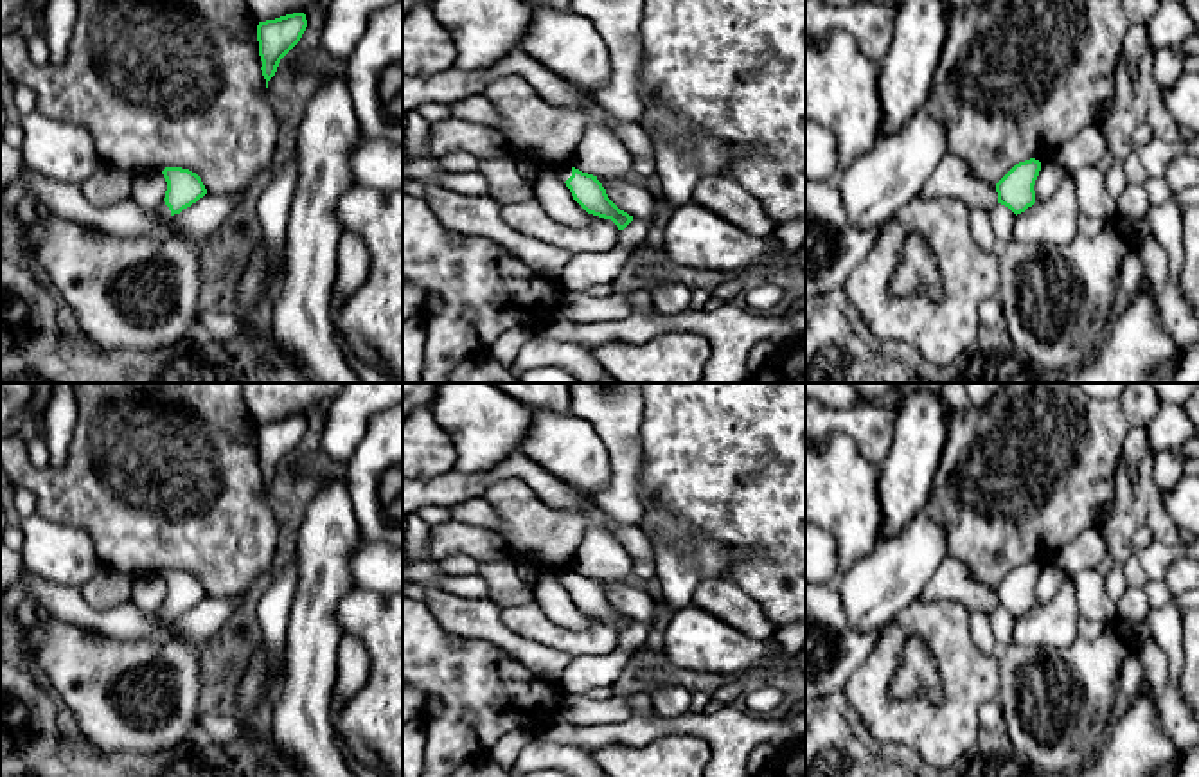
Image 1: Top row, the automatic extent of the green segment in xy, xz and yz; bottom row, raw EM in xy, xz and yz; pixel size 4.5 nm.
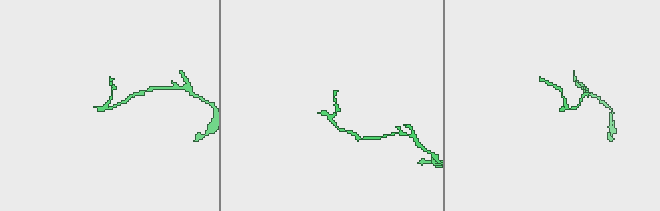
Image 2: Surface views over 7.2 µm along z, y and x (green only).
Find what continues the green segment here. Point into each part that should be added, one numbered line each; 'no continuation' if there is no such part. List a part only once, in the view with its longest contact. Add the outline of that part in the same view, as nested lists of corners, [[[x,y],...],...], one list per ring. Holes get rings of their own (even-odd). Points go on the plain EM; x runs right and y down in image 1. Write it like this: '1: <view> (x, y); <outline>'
1: xz (563, 574); [[[564,567],[564,568],[537,568],[537,574],[536,574],[534,577],[530,577],[530,579],[525,579],[525,581],[527,581],[527,586],[528,586],[532,592],[534,592],[534,585],[536,585],[536,577],[537,577],[537,576],[552,576],[552,577],[559,579],[563,585],[566,585],[566,583],[572,579],[572,570],[573,570],[573,567]]]

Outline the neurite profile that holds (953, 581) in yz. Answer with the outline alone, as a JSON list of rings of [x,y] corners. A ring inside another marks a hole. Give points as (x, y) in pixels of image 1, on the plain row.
[[[953,558],[944,559],[920,594],[920,601],[942,599],[964,604],[969,613],[990,613],[998,606],[996,588],[976,583],[969,568]]]

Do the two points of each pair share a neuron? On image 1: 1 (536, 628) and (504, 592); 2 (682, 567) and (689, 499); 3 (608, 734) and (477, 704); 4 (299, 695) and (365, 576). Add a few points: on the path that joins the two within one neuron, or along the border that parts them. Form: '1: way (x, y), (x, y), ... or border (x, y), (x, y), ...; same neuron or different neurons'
1: border (534, 599), (502, 608); different neurons
2: border (653, 497), (669, 513), (725, 542); different neurons
3: border (558, 713), (534, 736); different neurons
4: border (356, 545), (349, 562), (353, 587); different neurons

